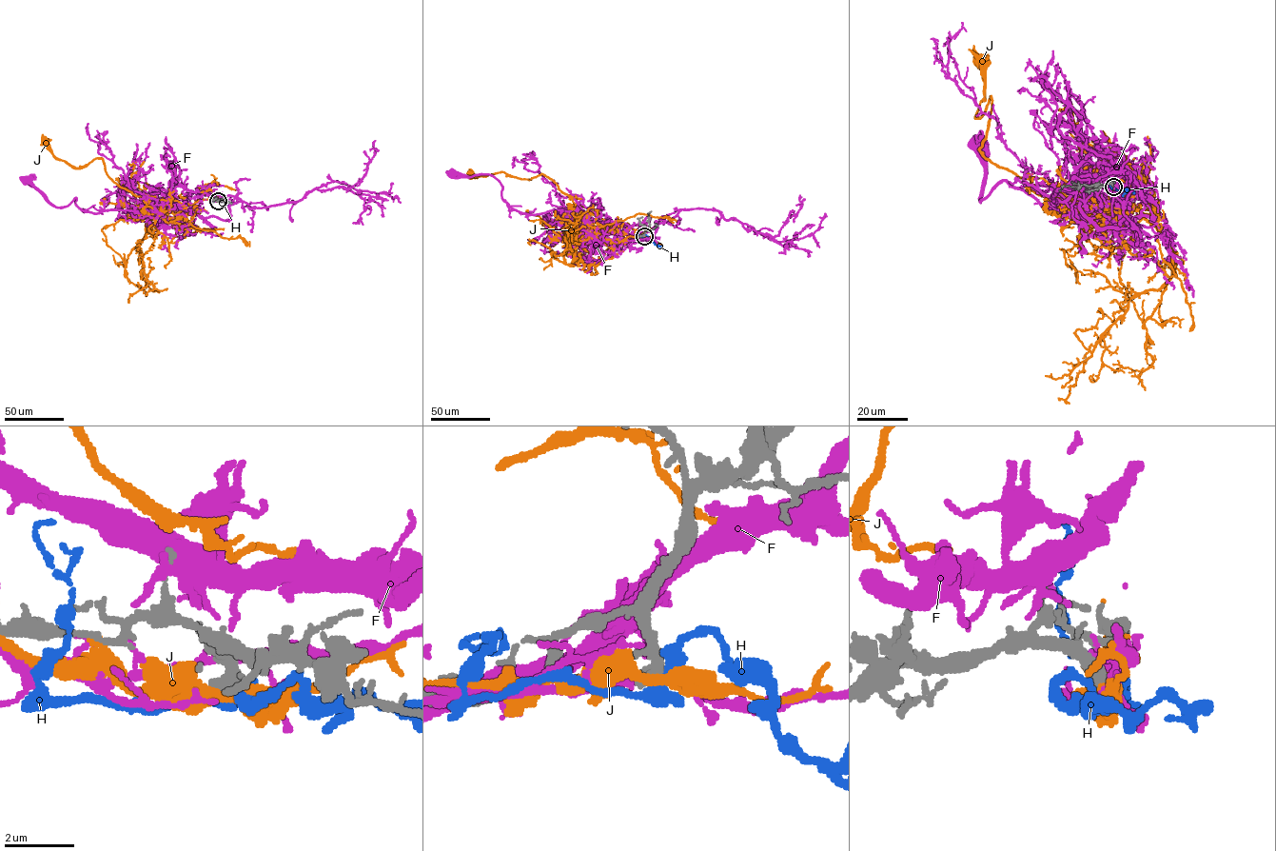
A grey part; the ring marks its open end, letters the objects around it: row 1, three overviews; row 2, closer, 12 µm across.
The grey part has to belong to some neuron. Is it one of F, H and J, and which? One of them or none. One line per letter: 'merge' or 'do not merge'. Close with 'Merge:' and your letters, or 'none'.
F: do not merge
H: do not merge
J: do not merge
Merge: none

